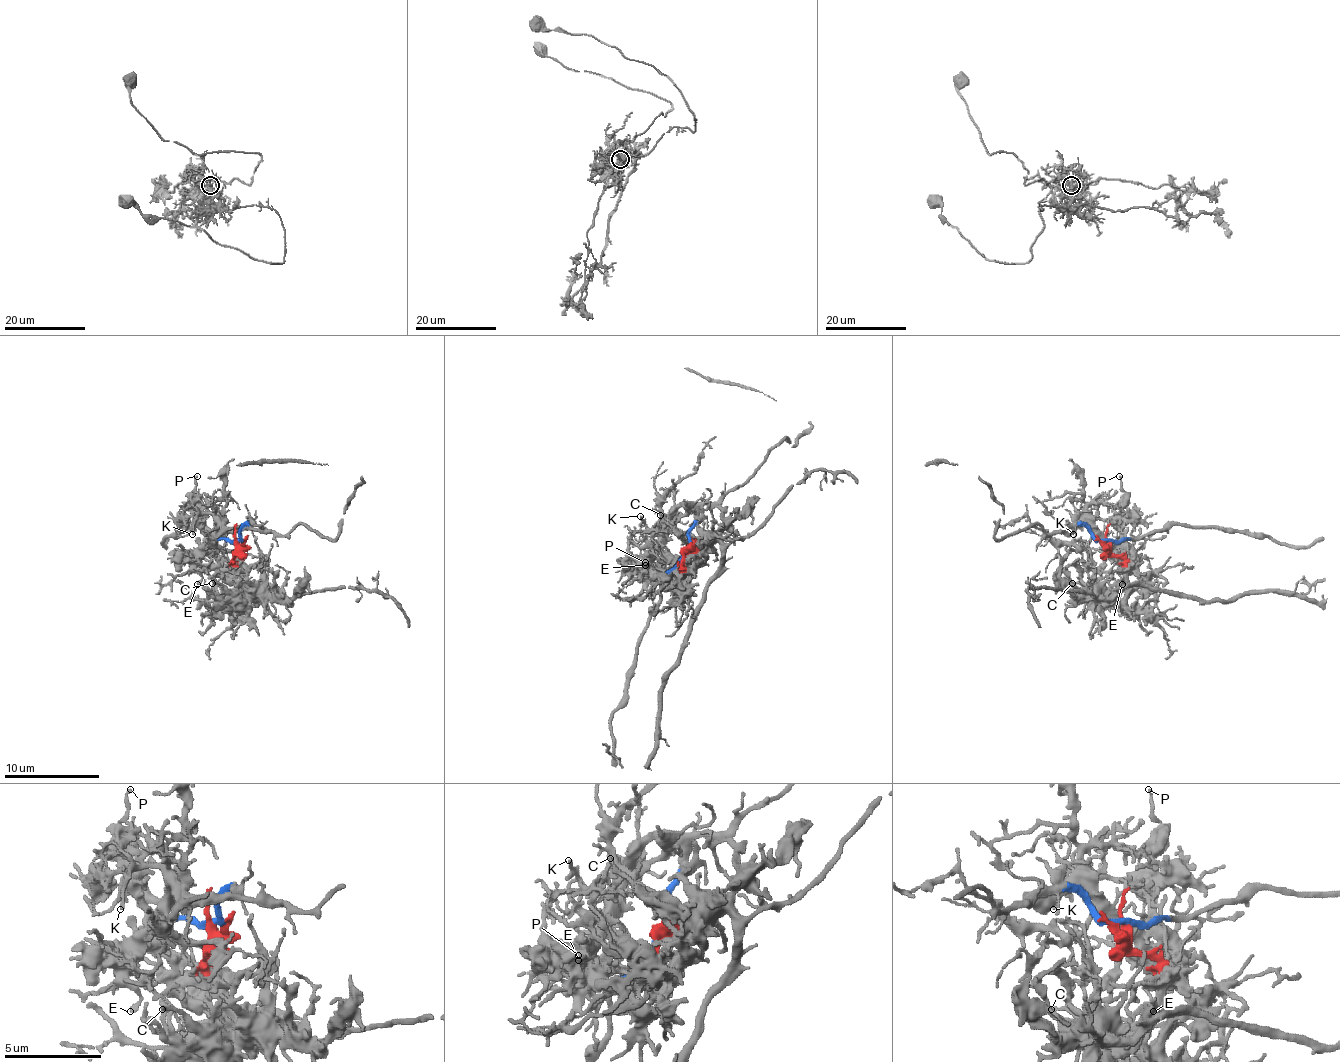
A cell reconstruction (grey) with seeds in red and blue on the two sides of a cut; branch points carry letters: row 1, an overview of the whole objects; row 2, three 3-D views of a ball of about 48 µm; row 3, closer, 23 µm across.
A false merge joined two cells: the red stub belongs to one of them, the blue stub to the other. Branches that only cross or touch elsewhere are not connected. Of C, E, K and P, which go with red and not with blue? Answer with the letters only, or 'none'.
C

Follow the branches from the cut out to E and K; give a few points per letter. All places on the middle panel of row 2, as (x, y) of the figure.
E: (690, 547), (666, 571), (644, 564)
K: (690, 547), (694, 509), (682, 504), (659, 531), (651, 531), (640, 516)

